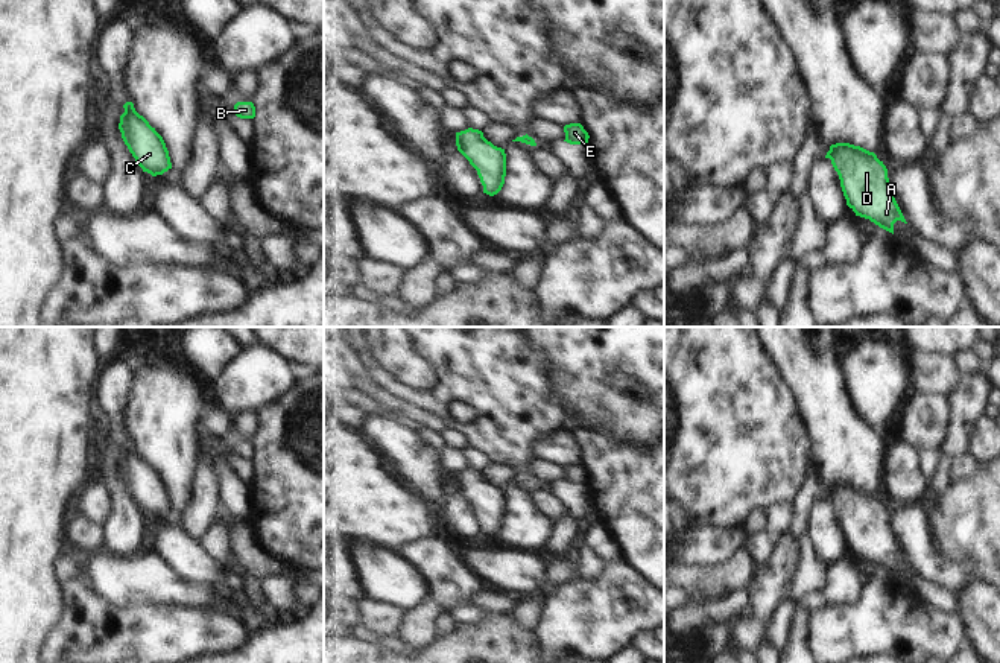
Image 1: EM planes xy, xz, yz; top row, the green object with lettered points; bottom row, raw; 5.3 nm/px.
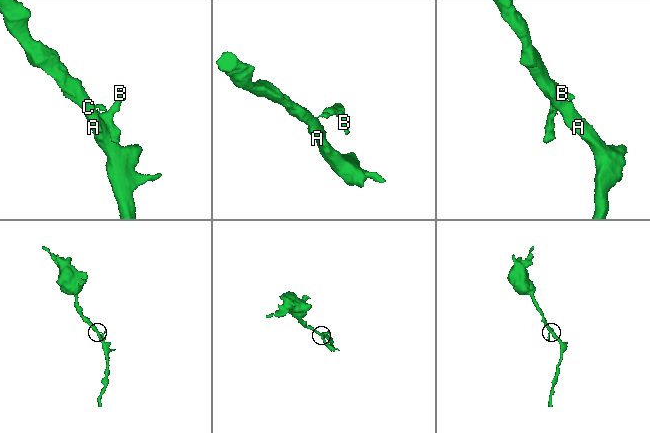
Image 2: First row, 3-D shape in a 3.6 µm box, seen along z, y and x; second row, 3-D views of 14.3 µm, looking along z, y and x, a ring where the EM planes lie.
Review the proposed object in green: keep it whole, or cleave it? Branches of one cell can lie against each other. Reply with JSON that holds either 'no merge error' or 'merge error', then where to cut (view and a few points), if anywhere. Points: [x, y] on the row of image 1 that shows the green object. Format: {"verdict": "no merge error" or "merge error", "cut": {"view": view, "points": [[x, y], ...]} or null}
{"verdict": "merge error", "cut": {"view": "xz", "points": [[502, 149], [505, 157]]}}

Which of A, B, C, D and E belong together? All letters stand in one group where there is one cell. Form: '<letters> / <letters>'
A C D / B E

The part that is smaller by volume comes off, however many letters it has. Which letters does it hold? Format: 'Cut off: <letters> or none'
Cut off: B, E

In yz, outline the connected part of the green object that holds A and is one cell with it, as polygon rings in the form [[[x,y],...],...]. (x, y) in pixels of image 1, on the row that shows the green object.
[[[836,143],[828,152],[847,205],[856,216],[892,234],[897,220],[907,224],[889,189],[888,169],[874,152],[850,143]]]

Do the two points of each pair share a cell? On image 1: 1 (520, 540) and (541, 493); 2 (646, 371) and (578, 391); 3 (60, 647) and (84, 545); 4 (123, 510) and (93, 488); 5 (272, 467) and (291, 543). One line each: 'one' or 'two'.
1: two
2: one
3: two
4: two
5: one

